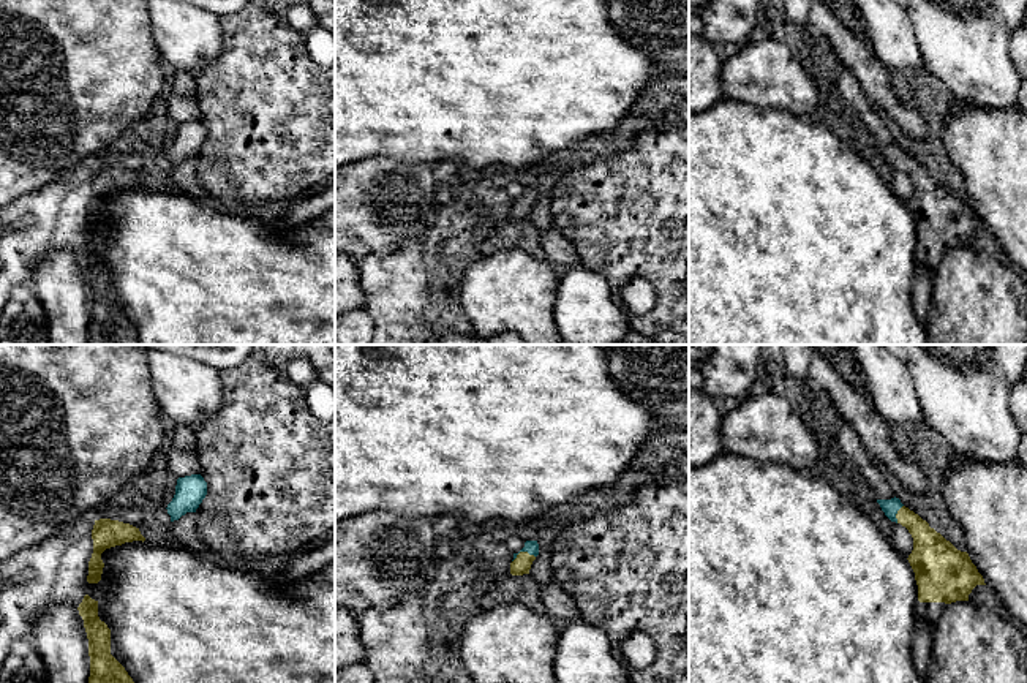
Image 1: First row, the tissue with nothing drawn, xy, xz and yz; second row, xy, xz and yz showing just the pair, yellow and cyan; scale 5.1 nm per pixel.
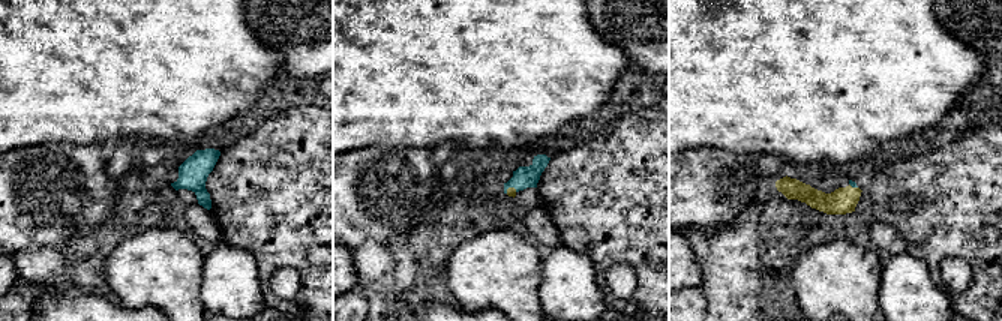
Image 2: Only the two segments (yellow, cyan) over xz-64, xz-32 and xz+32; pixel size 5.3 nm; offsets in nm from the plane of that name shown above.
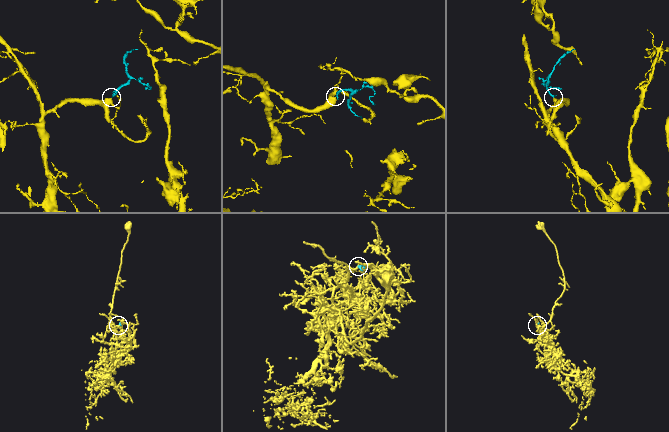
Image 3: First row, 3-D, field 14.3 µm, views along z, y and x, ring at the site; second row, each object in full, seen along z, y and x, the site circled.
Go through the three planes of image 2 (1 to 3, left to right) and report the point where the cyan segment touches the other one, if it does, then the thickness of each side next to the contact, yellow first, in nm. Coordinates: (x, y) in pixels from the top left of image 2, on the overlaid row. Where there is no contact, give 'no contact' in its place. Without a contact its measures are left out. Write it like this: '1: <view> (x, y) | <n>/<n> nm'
1: no contact
2: xz-32 (512, 188) | 50/120 nm
3: xz+32 (854, 188) | 140/30 nm

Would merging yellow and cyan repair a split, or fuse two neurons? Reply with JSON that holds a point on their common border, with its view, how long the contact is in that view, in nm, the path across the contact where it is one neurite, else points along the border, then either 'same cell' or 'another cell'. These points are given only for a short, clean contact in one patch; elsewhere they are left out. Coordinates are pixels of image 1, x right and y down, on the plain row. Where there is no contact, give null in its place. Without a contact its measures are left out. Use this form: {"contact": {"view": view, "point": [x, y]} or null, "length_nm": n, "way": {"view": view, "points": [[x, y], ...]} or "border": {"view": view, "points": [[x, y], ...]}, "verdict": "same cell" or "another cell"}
{"contact": {"view": "xz", "point": [522, 198]}, "length_nm": 120, "way": {"view": "xz", "points": [[522, 211], [522, 198], [531, 193]]}, "verdict": "same cell"}

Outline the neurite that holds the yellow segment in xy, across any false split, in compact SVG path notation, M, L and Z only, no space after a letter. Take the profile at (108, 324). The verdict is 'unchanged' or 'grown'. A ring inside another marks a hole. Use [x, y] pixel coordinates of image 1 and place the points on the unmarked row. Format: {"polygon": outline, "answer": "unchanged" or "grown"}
{"polygon": "M85 240L77 256L88 285L88 345L137 345L133 324L111 300L111 275L98 262L98 247Z", "answer": "unchanged"}

